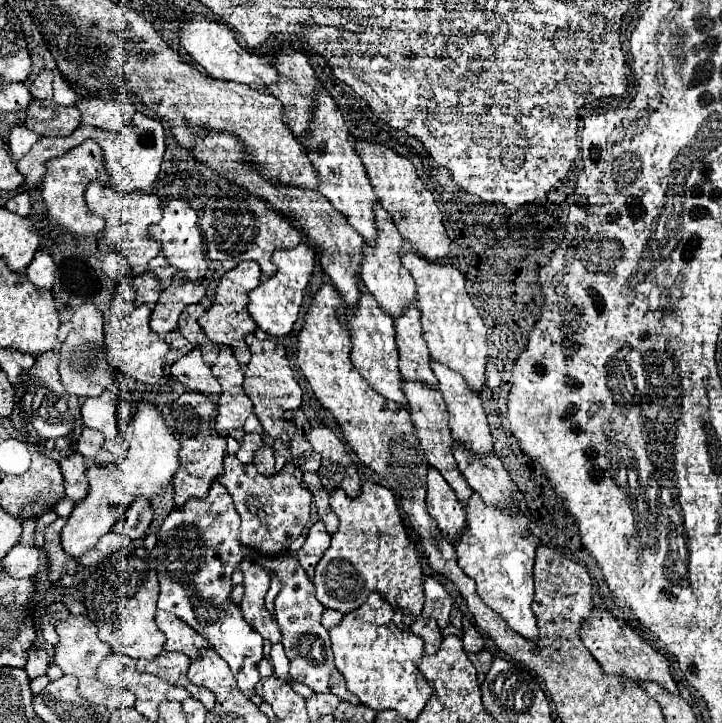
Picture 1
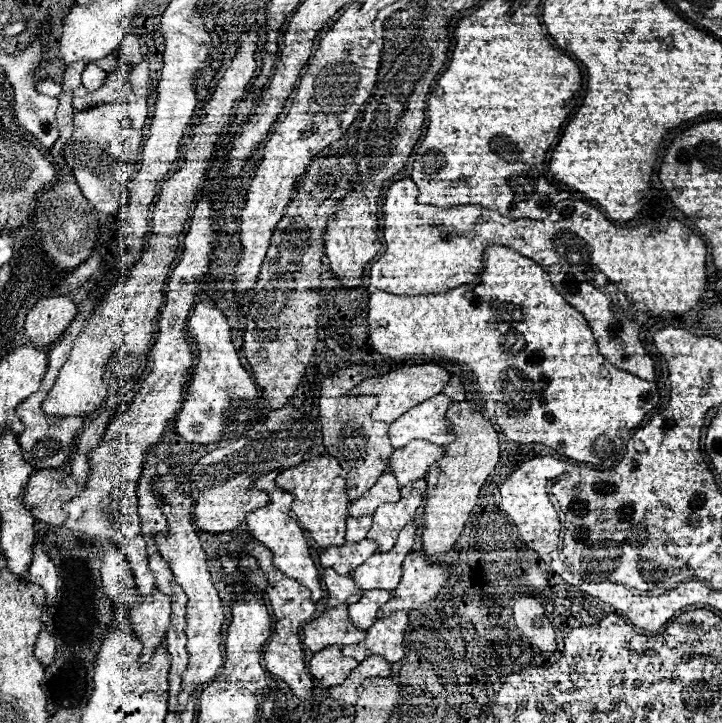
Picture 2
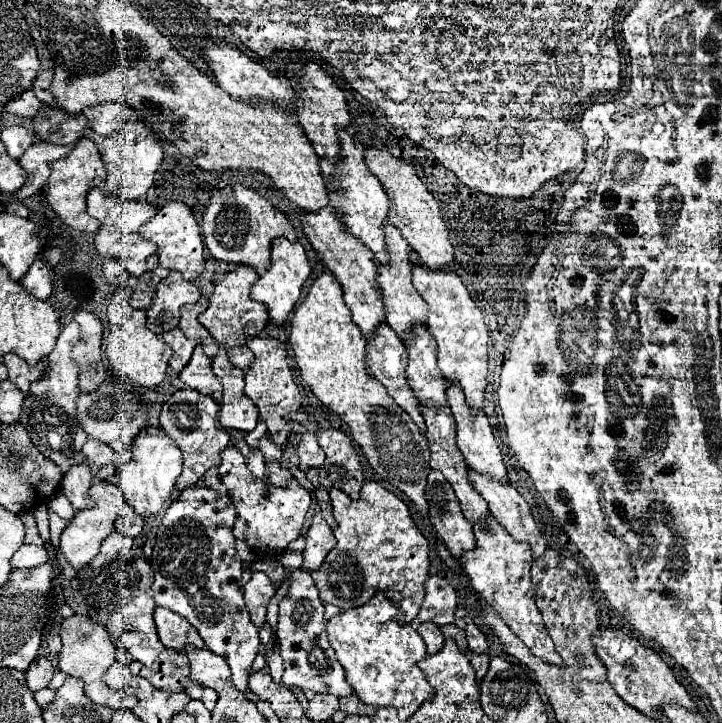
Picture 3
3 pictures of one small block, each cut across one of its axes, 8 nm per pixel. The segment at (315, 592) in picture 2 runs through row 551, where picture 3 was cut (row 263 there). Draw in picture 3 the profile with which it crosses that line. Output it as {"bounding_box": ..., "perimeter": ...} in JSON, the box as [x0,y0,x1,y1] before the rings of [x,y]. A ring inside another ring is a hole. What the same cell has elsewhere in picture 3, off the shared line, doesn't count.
{"bounding_box":[250,236,312,324],"perimeter":[[[282,236],[274,238],[272,240],[272,264],[254,282],[250,296],[252,296],[252,300],[258,300],[268,308],[268,314],[274,320],[272,324],[282,324],[282,322],[286,322],[286,318],[294,310],[294,306],[296,306],[296,302],[300,298],[302,284],[308,280],[310,272],[312,272],[312,268],[310,268],[310,262],[306,258],[306,250],[304,250],[304,246],[300,242],[290,242],[290,240],[282,238]]]}

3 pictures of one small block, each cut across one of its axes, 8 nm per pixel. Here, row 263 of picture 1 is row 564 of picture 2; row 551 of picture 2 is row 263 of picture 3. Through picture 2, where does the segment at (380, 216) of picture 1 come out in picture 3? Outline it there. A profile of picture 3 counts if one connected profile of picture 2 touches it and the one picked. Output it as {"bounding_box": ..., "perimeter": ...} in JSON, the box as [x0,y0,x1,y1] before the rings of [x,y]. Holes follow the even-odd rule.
{"bounding_box":[378,224,428,342],"perimeter":[[[386,224],[386,248],[390,252],[390,264],[380,266],[378,270],[378,282],[384,294],[384,306],[386,306],[386,324],[398,334],[402,342],[414,338],[414,326],[416,324],[426,324],[428,316],[428,304],[422,300],[422,296],[414,290],[412,286],[412,262],[410,262],[410,246],[406,240],[400,236],[400,232],[392,226]]]}

